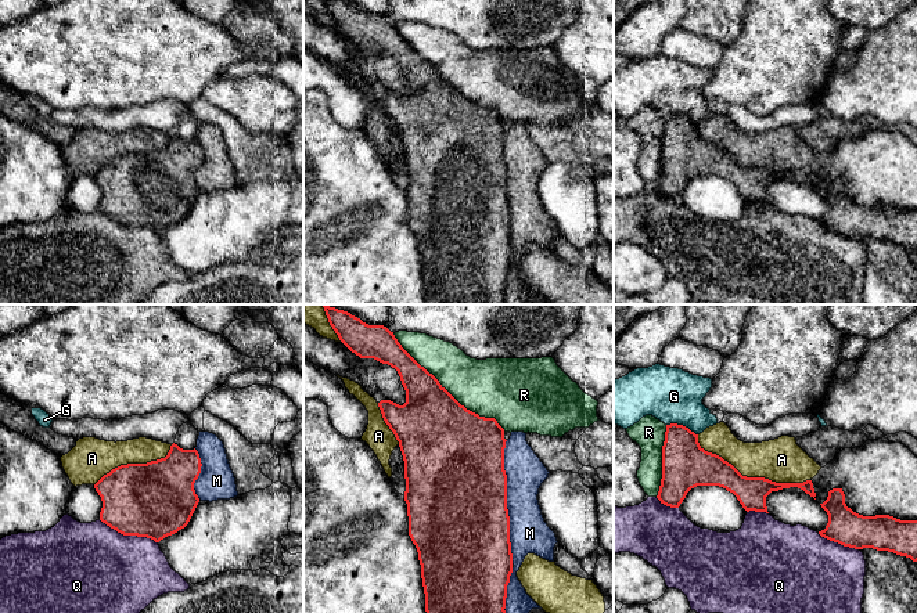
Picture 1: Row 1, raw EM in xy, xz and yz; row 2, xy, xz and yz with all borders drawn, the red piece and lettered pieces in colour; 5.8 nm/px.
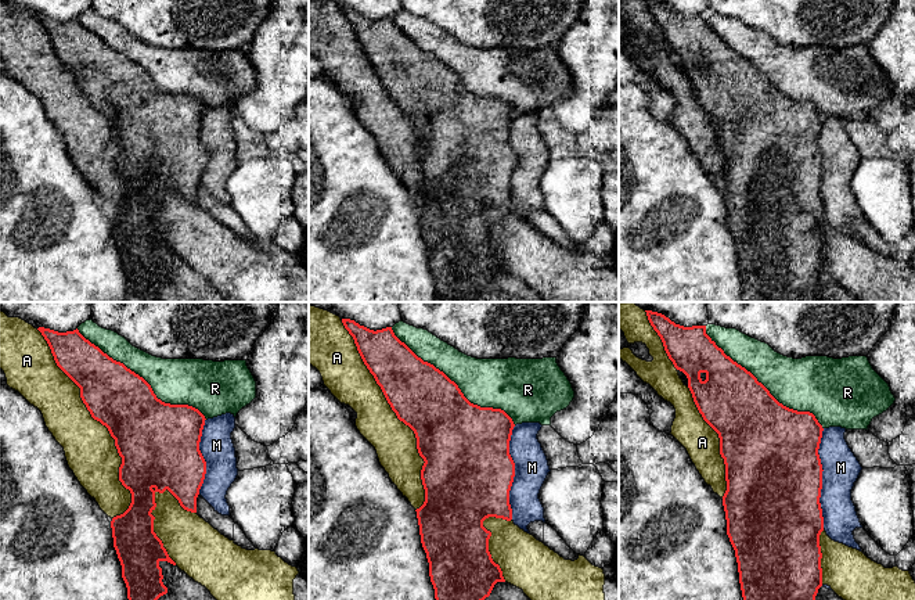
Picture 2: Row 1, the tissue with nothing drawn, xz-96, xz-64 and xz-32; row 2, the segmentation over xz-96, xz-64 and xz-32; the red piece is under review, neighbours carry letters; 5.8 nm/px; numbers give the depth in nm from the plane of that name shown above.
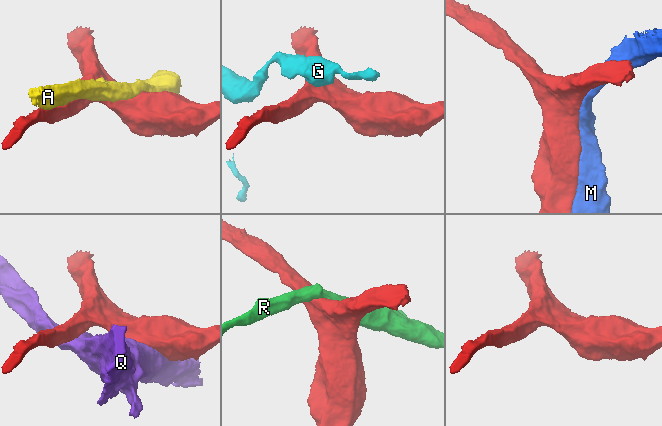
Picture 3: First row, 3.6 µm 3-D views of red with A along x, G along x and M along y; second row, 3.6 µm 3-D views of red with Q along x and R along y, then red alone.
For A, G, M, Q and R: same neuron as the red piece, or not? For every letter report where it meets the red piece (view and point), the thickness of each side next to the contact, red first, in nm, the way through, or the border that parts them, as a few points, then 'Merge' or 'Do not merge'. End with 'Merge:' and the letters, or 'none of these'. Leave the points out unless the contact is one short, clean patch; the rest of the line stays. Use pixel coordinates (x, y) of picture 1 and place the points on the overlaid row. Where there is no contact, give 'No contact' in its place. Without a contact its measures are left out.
A: Touches red at yz (750, 478). Thickness 190 nm (red) against 260 nm. Do not merge
G: Touches red at yz (682, 425). Thickness 280 nm (red) against 320 nm. Boundary: yz (666, 424), (682, 424), (697, 435). Do not merge
M: Touches red at xz (506, 502). Thickness 500 nm (red) against 220 nm. Do not merge
Q: Touches red at xy (128, 534). Thickness 440 nm (red) against 480 nm. Do not merge
R: Touches red at xz (446, 390). Thickness 440 nm (red) against 340 nm. Do not merge
Merge: none of these

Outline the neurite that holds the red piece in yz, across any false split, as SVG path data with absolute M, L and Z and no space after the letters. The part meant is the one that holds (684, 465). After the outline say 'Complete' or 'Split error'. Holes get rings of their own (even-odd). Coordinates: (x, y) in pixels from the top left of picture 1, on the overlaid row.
M677 423L666 425L662 446L662 479L657 498L661 504L679 508L687 493L697 486L719 486L733 493L749 512L767 512L766 497L772 491L798 487L816 497L812 480L776 483L765 477L742 476L722 457L705 451L698 434Z. Complete

